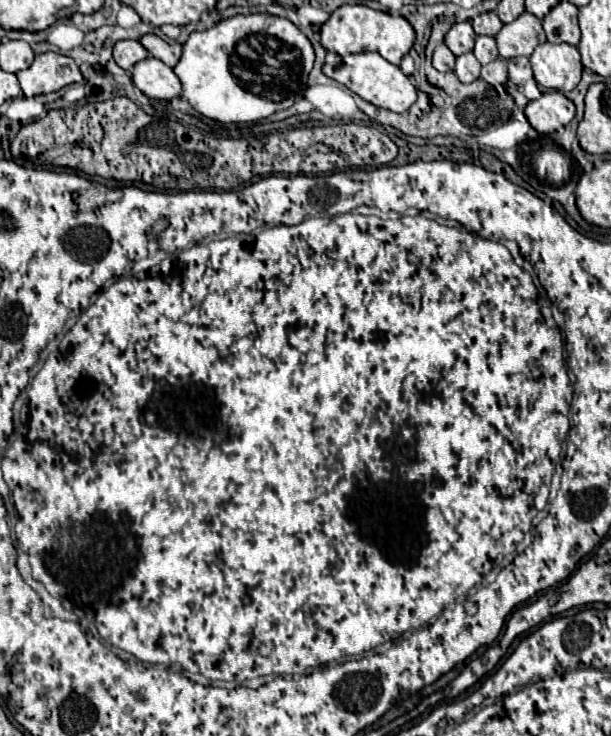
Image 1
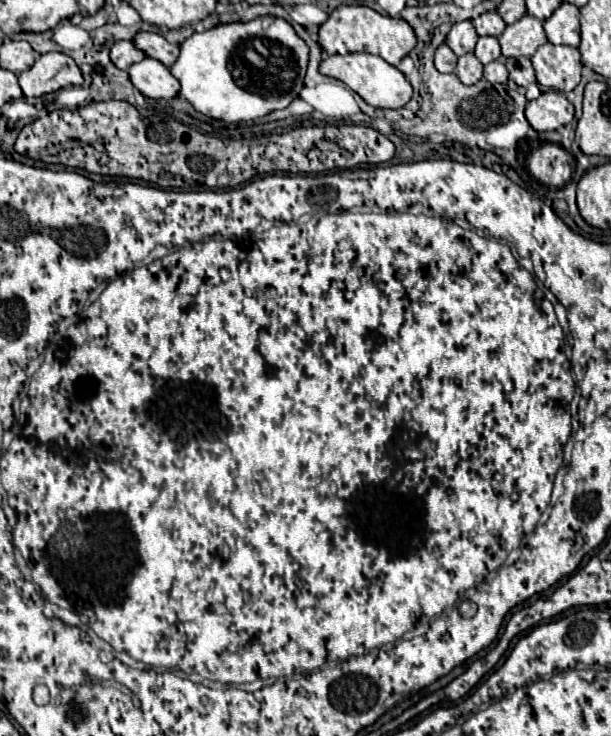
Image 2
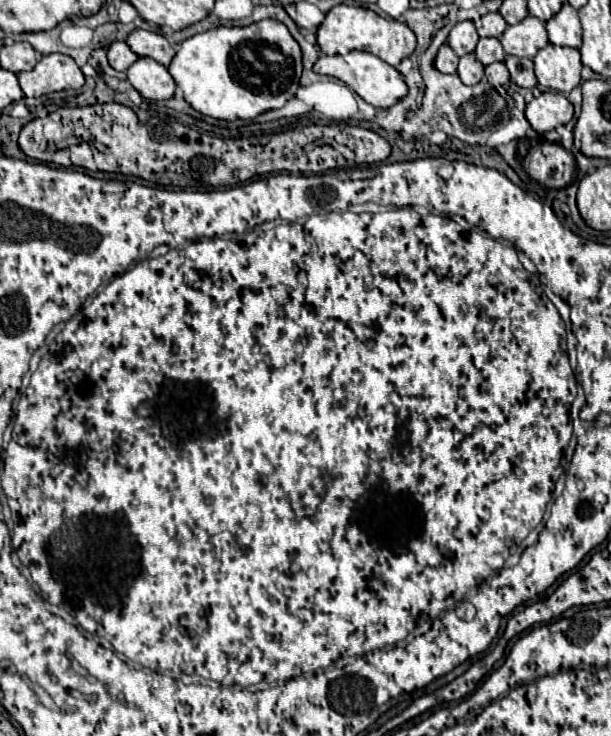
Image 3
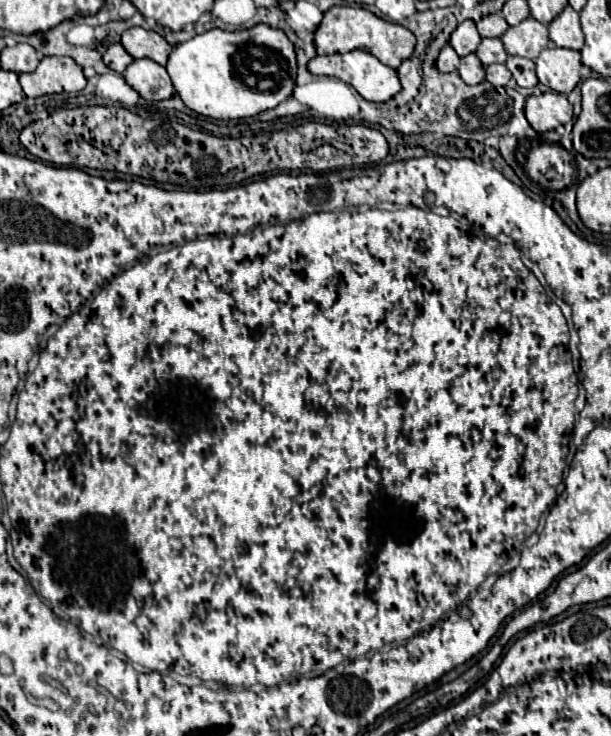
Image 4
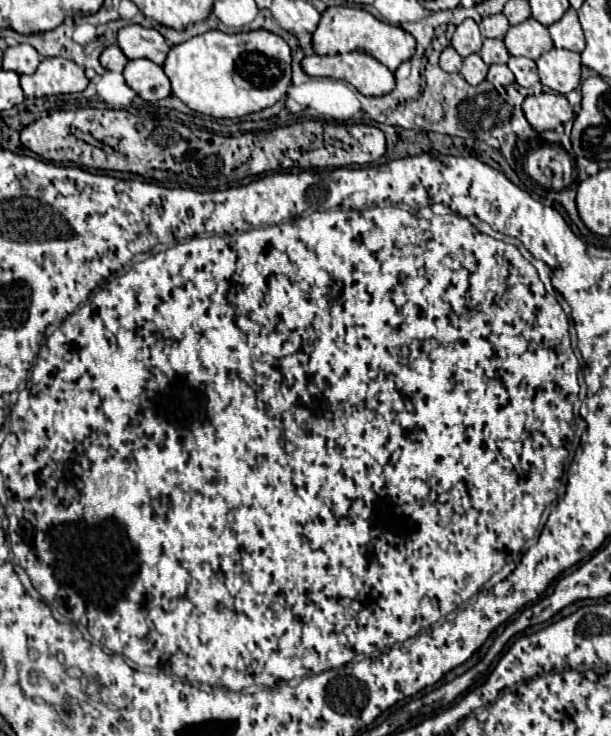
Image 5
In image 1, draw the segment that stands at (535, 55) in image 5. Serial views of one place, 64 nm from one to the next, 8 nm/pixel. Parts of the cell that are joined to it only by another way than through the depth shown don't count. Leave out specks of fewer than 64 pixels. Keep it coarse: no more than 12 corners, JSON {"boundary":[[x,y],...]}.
{"boundary":[[530,12],[504,24],[496,42],[502,58],[530,56],[546,42]]}

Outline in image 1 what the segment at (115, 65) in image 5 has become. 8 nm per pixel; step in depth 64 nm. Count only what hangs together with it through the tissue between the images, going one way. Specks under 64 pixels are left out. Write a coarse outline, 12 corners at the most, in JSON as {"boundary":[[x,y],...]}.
{"boundary":[[118,40],[114,60],[120,68],[132,66],[148,56],[138,40]]}

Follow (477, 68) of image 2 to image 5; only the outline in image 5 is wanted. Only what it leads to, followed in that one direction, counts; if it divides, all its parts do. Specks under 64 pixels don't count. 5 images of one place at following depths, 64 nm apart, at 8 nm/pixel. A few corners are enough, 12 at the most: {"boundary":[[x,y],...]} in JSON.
{"boundary":[[480,54],[464,58],[460,74],[476,86],[486,80],[488,66]]}

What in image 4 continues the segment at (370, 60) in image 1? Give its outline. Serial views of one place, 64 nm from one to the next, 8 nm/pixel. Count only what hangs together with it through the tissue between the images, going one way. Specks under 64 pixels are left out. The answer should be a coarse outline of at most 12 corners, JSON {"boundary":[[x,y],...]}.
{"boundary":[[364,50],[314,56],[312,74],[334,76],[370,102],[402,90],[396,70]]}

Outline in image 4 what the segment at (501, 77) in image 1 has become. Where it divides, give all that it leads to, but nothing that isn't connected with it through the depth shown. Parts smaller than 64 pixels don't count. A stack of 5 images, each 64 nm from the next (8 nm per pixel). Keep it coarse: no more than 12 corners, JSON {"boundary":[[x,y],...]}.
{"boundary":[[504,64],[486,68],[486,80],[502,86],[510,74]]}

